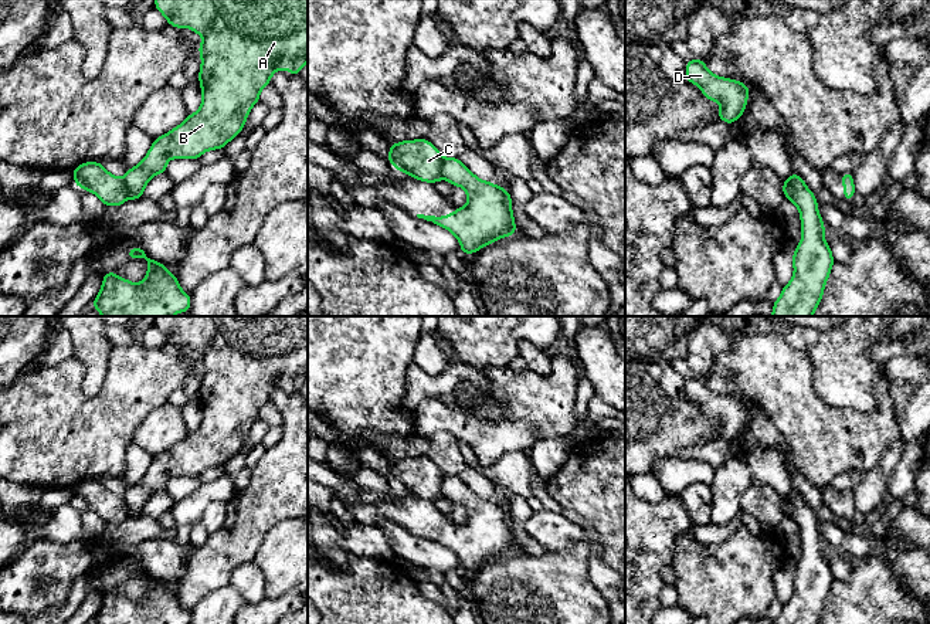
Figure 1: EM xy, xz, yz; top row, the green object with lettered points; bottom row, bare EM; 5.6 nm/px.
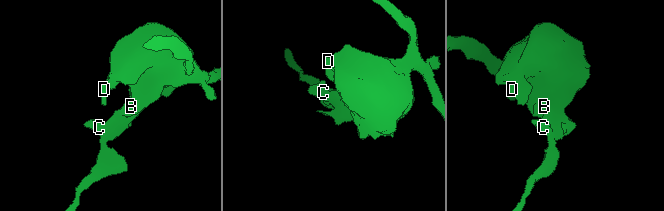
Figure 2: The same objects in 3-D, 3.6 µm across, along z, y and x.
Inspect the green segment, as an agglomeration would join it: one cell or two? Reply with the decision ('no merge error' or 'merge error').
merge error

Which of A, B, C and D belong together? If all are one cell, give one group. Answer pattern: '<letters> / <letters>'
A B D / C

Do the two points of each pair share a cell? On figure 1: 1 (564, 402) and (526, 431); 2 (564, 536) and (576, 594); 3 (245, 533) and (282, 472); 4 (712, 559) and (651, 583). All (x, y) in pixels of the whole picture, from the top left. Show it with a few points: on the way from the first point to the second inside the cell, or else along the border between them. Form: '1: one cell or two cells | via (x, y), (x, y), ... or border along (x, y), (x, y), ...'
1: two cells | border along (506, 419), (528, 421), (540, 437)
2: two cells | border along (584, 538), (569, 548), (550, 550)
3: one cell | via (250, 518), (279, 488)
4: two cells | border along (681, 533), (675, 542), (675, 558), (671, 566)

